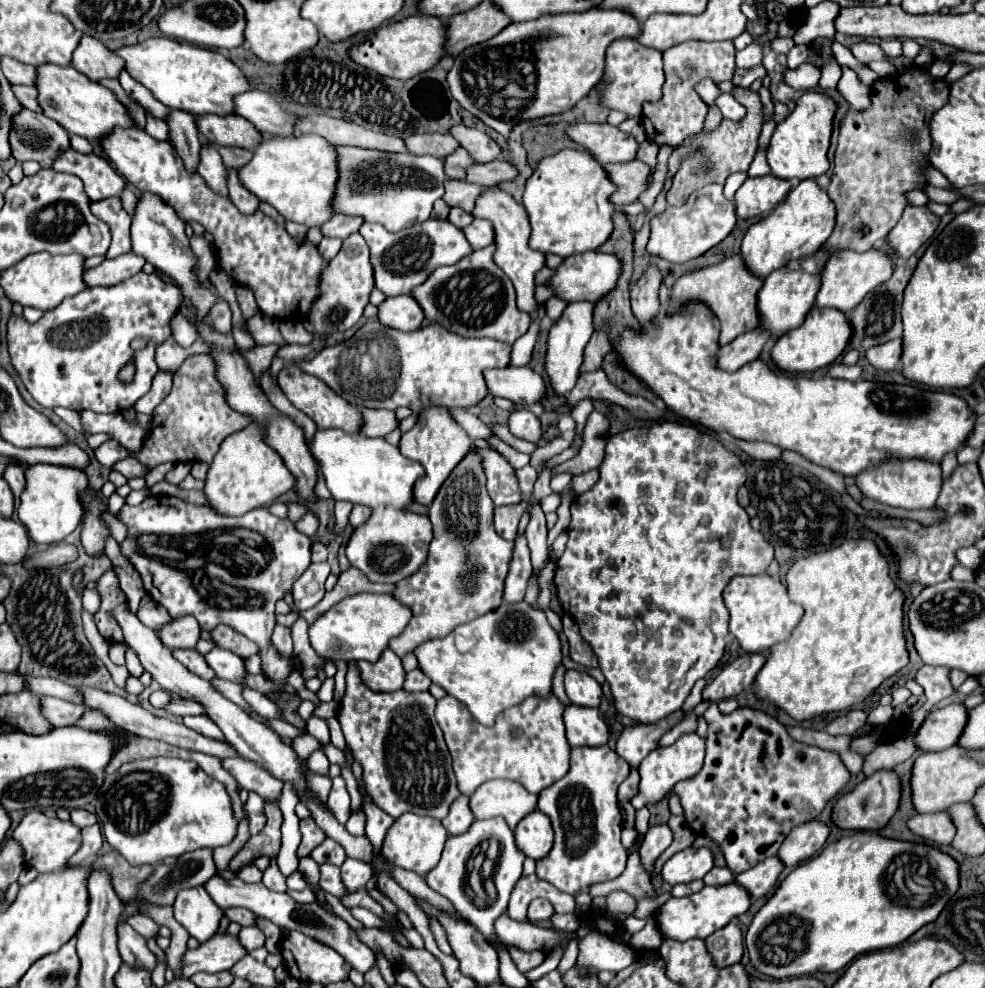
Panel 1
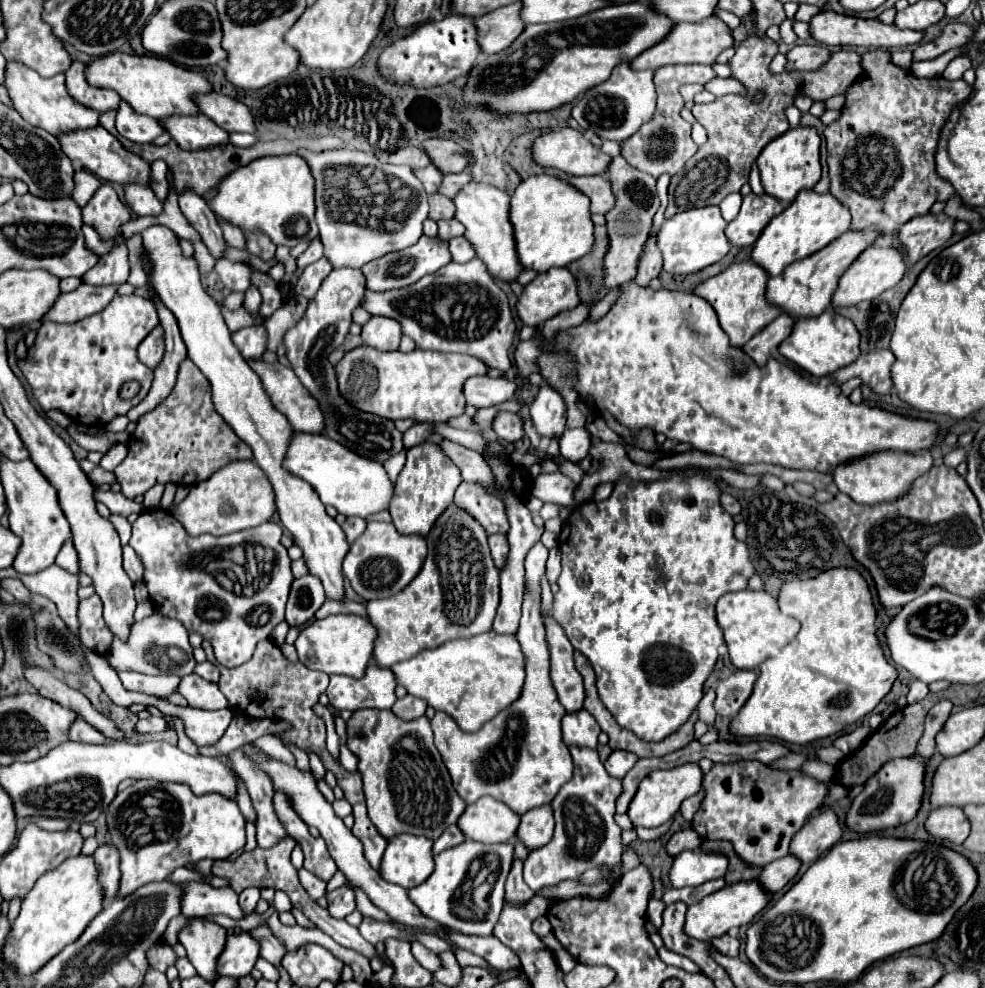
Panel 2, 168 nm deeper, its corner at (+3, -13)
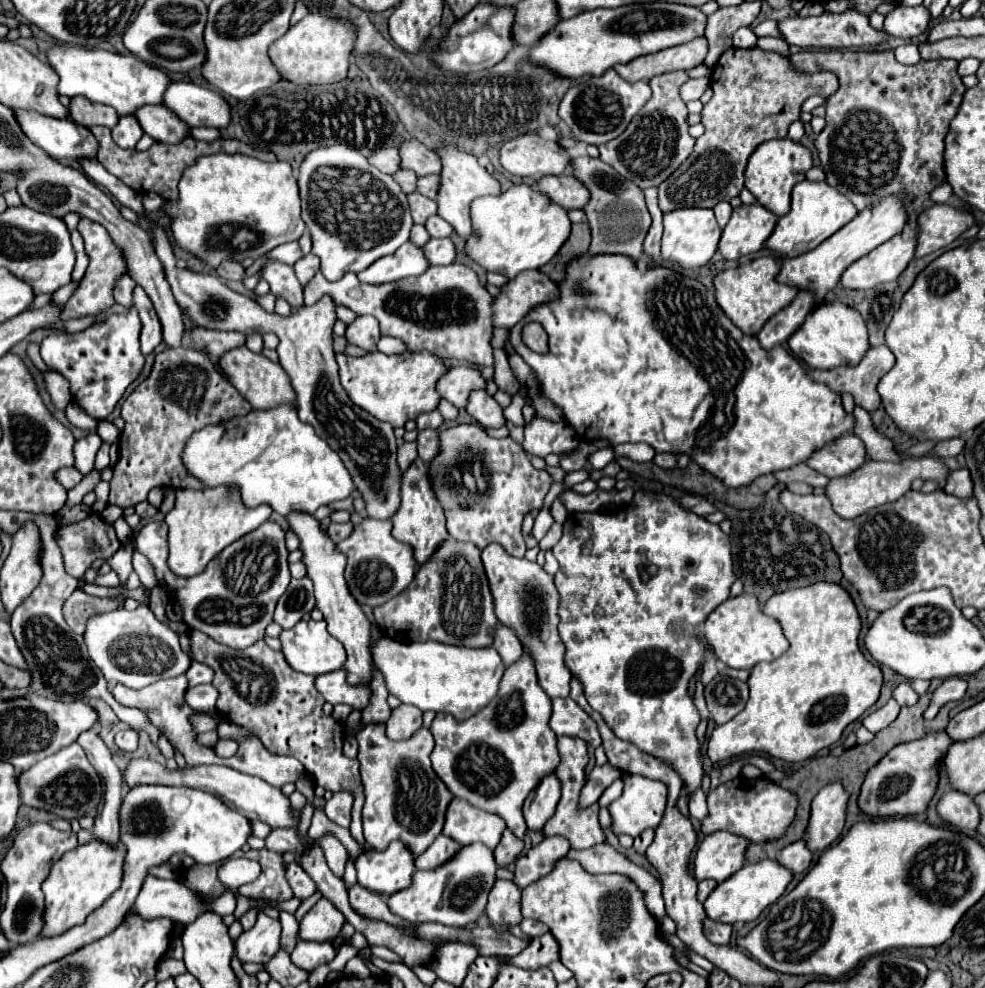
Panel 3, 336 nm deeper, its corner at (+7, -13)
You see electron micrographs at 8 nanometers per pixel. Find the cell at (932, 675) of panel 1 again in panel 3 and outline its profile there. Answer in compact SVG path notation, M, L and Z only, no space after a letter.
M908 681L900 683L900 685L894 689L892 697L894 697L900 705L916 705L916 703L918 703L918 693L910 687Z

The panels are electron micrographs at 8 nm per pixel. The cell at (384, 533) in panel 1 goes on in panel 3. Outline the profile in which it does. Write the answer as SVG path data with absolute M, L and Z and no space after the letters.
M362 519L360 525L354 527L352 535L338 543L338 549L346 553L348 565L346 565L346 583L354 599L362 605L378 607L386 603L388 599L396 597L400 591L404 591L416 573L416 561L412 547L406 543L396 541L392 535L392 523L390 521L378 521L378 519Z

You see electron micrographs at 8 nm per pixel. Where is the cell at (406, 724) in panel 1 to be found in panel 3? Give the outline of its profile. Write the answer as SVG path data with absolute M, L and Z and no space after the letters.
M370 723L358 735L358 761L364 783L364 837L372 849L386 849L388 843L400 839L414 855L420 855L442 833L446 821L446 809L454 795L440 781L430 765L430 753L434 749L432 733L420 727L410 739L392 741L386 735L384 723Z

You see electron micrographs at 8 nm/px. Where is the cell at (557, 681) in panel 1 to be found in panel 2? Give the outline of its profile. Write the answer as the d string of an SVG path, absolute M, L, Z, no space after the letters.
M545 574L543 575L541 580L541 589L541 609L544 614L548 614L553 604L553 593L551 591L551 587L547 581Z

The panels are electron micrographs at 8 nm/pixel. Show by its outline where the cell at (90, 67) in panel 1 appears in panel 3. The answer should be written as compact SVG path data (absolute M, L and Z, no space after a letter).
M72 97L68 109L70 109L70 117L76 123L86 125L86 127L92 127L92 125L114 127L118 121L116 109L102 103L92 103L86 97Z

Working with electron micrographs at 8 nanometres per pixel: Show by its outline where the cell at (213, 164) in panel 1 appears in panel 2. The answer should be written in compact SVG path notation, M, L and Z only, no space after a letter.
M220 223L222 231L224 231L224 239L230 247L236 247L236 249L246 249L246 241L244 241L244 235L240 233L240 229L234 229L232 225L226 225L226 223Z

